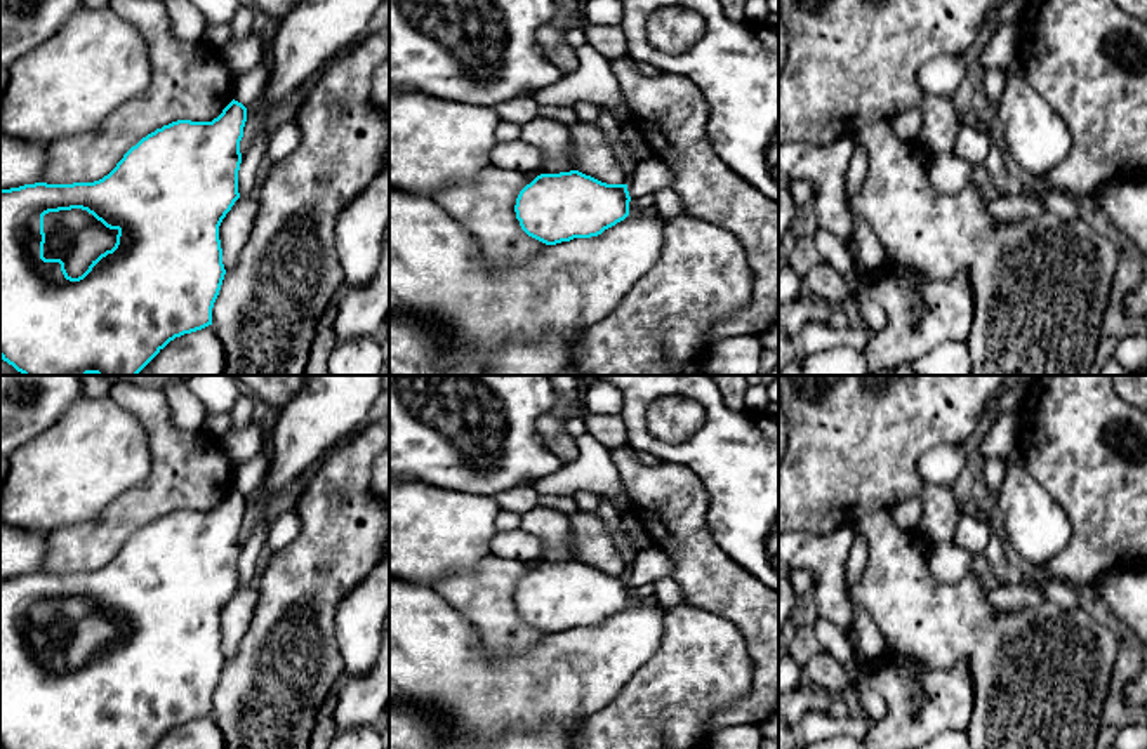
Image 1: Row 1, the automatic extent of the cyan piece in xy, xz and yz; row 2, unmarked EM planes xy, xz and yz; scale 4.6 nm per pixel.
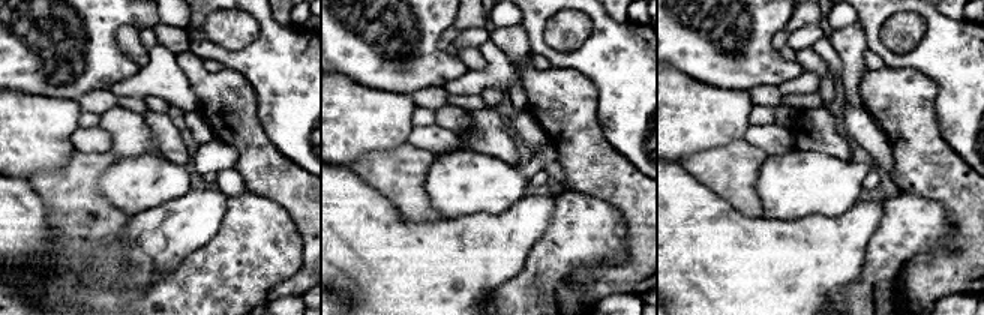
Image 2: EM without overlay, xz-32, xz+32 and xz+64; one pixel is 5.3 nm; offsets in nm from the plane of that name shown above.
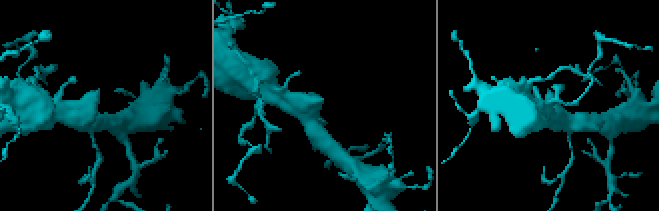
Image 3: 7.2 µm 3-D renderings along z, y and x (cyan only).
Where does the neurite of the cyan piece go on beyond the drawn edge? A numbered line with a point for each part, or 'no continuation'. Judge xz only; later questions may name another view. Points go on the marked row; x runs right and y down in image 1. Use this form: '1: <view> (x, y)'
1: xz (650, 174)

